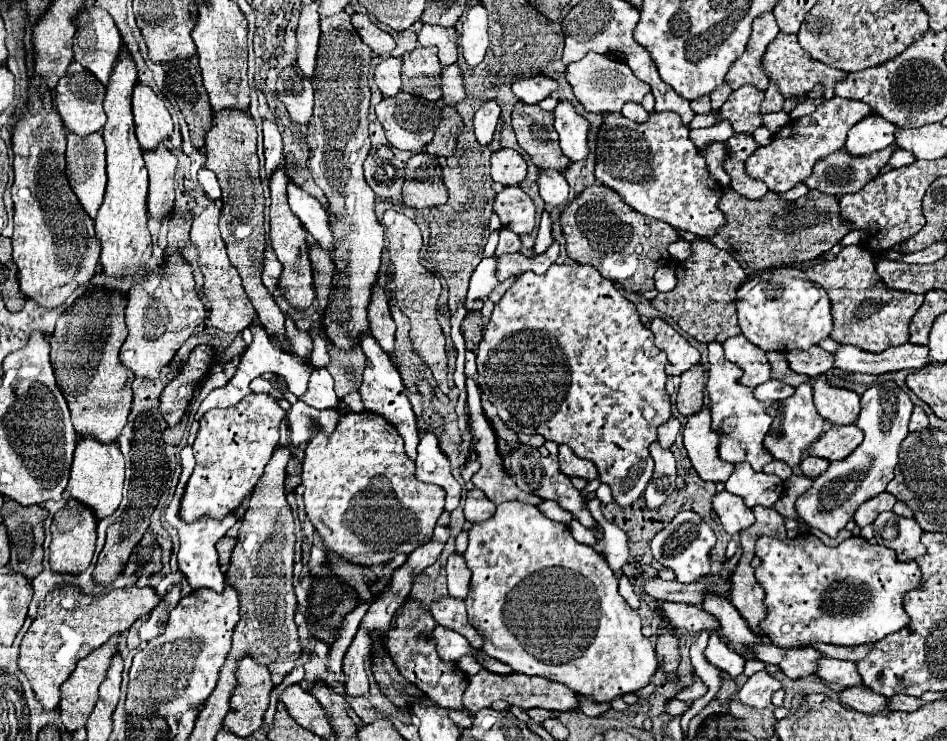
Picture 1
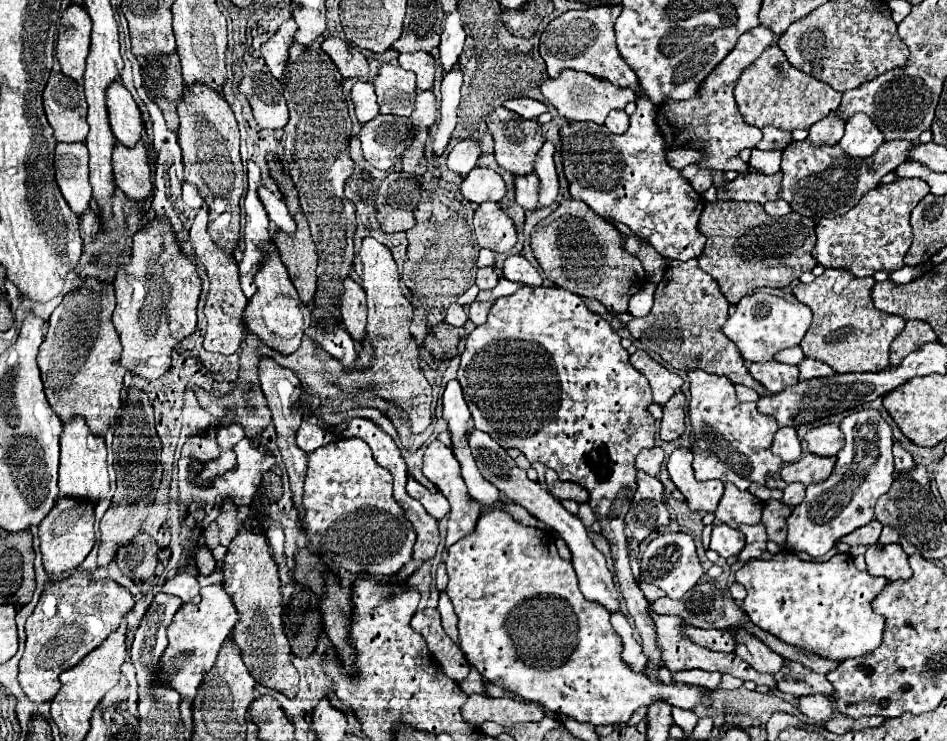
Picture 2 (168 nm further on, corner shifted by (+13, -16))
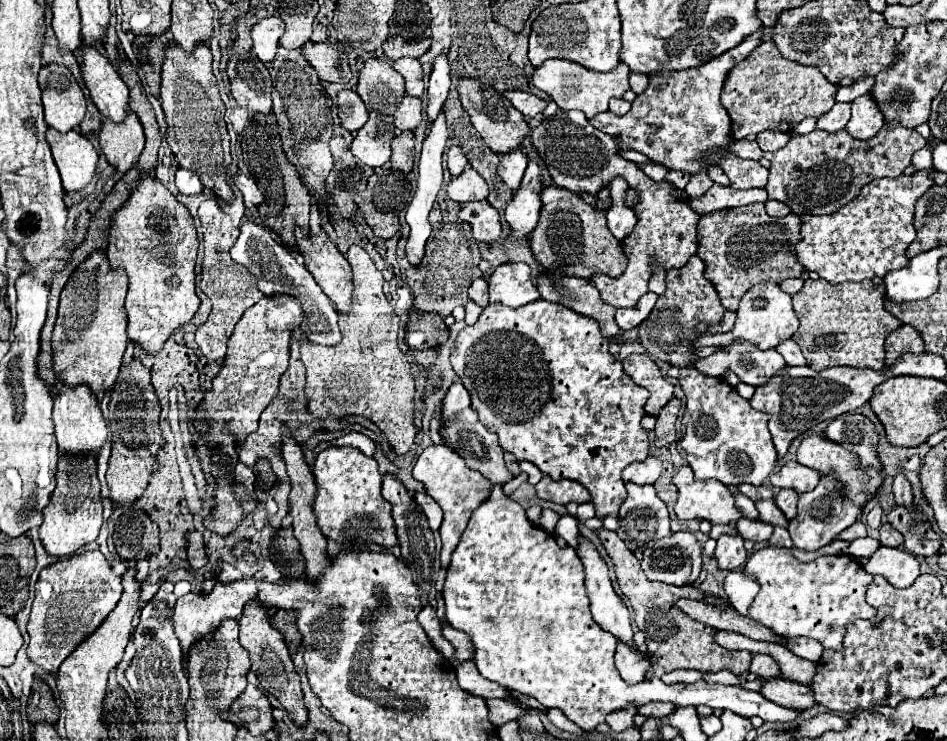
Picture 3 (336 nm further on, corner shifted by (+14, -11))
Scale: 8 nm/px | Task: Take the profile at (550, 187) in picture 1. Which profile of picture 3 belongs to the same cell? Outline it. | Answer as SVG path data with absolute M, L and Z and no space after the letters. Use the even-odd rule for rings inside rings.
M520 149L510 151L508 155L500 155L498 175L512 191L516 191L516 187L520 187L520 181L524 177L526 165L528 165L528 159Z

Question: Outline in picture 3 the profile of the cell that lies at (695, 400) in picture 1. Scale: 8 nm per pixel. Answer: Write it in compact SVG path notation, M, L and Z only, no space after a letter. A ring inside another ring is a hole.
M672 399L658 415L656 419L656 441L654 445L656 447L668 447L672 441L676 441L676 417L678 417L678 411L680 411L680 399Z

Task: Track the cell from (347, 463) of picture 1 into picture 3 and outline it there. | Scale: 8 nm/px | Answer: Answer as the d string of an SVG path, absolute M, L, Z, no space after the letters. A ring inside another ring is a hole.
M328 447L316 455L314 463L314 479L316 479L316 503L314 503L314 515L318 519L318 527L328 539L334 539L336 543L378 543L382 547L394 547L396 545L396 531L394 531L394 519L392 519L392 507L384 501L380 489L382 489L382 477L378 473L378 465L372 457L362 455L354 447Z

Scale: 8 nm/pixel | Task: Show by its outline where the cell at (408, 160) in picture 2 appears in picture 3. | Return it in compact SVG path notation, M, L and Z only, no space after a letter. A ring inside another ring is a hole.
M398 133L392 139L392 157L390 157L390 169L408 173L412 171L414 161L414 133Z

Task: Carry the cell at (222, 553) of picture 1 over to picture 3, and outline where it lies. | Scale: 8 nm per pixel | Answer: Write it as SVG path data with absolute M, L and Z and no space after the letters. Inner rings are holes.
M198 531L188 533L188 563L192 569L200 569L208 563L208 557L204 553L204 539Z

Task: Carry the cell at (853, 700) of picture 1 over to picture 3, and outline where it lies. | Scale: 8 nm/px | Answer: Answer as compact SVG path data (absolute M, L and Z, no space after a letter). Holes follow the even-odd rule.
M766 679L762 683L760 693L782 707L792 707L792 709L810 709L816 705L814 695L808 685L800 685L796 681L784 681L784 679Z

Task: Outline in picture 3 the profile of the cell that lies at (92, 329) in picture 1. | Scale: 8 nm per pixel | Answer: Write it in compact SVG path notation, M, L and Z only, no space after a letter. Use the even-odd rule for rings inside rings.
M94 251L68 279L62 289L56 327L52 331L54 367L64 385L88 385L96 395L110 391L128 345L124 297L128 277L124 269L112 269L104 251Z

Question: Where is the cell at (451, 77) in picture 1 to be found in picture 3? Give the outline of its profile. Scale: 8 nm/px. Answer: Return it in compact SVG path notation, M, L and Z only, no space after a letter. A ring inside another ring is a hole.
M404 95L394 113L394 127L400 131L414 131L422 121L422 105L420 99Z

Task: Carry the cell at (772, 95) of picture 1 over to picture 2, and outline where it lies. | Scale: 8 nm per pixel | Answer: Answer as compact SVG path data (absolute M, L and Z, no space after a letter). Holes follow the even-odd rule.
M773 126L761 128L763 132L763 140L759 142L759 150L783 150L789 142L791 142L791 134L789 132L781 132Z

